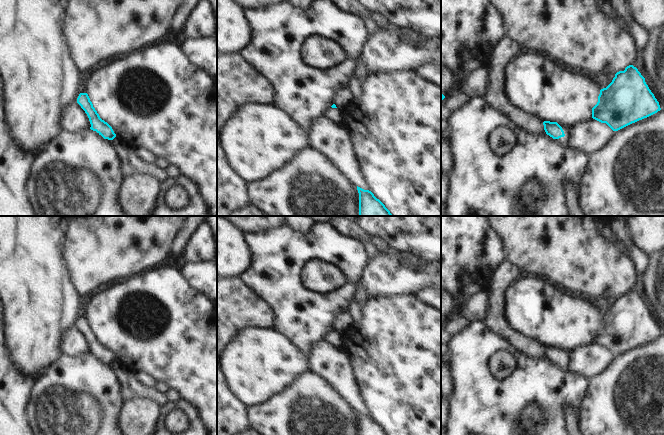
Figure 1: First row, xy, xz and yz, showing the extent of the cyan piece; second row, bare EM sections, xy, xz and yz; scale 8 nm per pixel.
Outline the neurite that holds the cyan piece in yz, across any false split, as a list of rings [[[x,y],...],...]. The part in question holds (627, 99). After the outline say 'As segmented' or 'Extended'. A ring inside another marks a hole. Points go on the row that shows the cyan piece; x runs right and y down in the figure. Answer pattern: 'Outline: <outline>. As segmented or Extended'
Outline: [[[629,65],[615,74],[612,82],[600,90],[597,104],[592,108],[592,118],[606,123],[613,131],[618,131],[632,123],[647,118],[658,111],[660,105],[636,67]]]. As segmented

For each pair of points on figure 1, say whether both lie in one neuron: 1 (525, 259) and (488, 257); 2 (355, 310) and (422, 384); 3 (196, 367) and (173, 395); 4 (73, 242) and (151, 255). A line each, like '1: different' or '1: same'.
1: different
2: different
3: different
4: same

